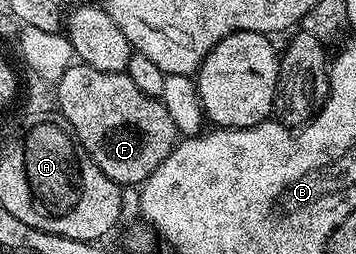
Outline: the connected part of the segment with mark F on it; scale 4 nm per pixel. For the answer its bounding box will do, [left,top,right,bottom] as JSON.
[57,65,177,184]

